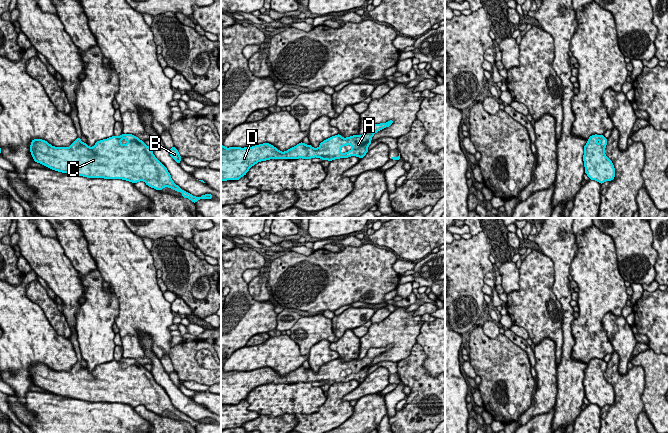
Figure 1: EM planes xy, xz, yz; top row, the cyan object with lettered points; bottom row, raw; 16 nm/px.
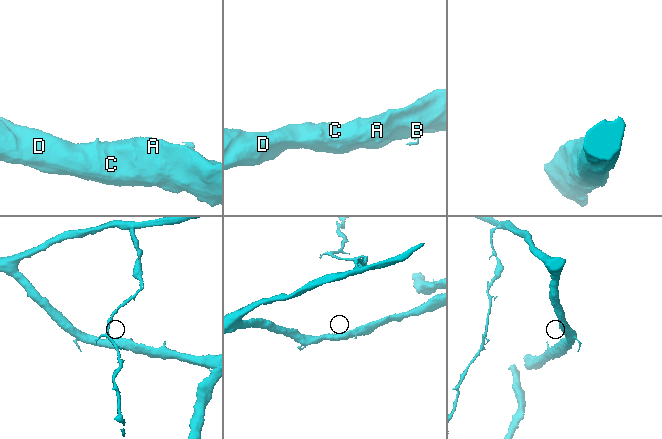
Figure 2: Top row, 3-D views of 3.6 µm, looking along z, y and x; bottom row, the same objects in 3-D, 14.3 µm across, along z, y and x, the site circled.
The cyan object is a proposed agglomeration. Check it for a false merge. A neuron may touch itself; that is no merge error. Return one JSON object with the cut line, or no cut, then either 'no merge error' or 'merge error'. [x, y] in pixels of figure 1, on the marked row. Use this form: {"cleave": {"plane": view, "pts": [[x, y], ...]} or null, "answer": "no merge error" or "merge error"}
{"cleave": null, "answer": "no merge error"}

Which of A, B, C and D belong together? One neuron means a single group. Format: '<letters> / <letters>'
A B C D

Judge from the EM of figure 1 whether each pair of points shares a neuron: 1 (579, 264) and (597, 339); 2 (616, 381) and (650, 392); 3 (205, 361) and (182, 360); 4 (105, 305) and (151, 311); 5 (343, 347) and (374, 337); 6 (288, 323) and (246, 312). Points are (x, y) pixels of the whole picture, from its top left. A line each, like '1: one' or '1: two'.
1: one
2: two
3: two
4: two
5: two
6: two

